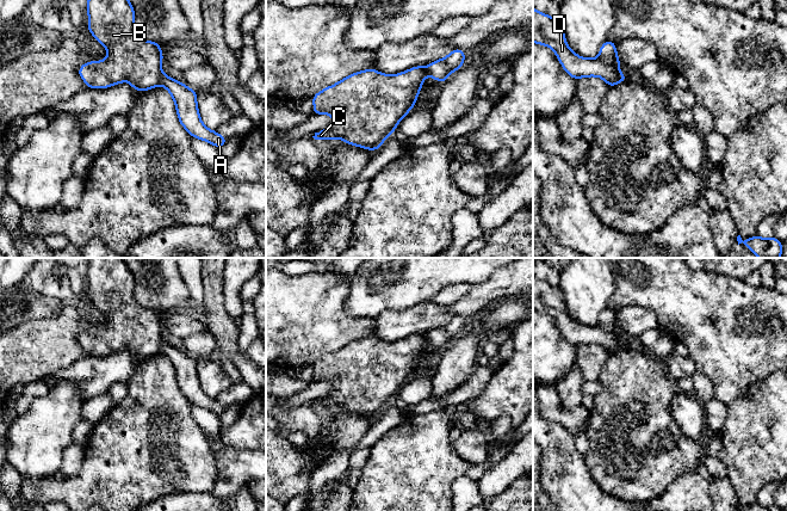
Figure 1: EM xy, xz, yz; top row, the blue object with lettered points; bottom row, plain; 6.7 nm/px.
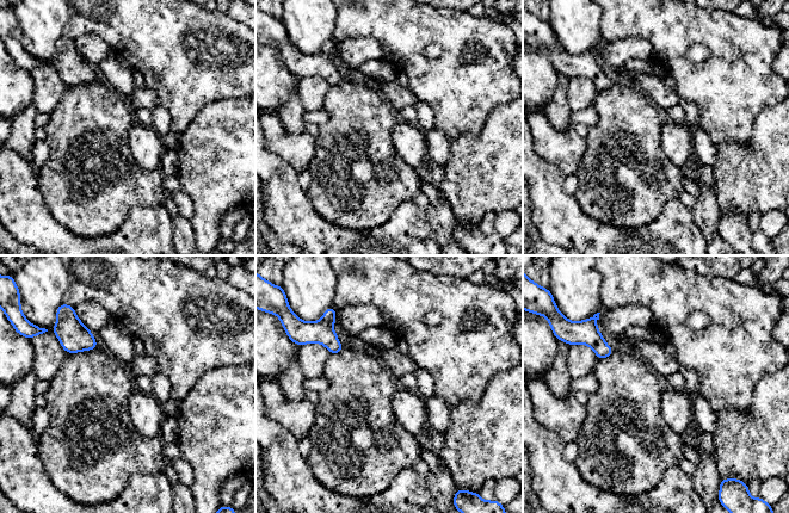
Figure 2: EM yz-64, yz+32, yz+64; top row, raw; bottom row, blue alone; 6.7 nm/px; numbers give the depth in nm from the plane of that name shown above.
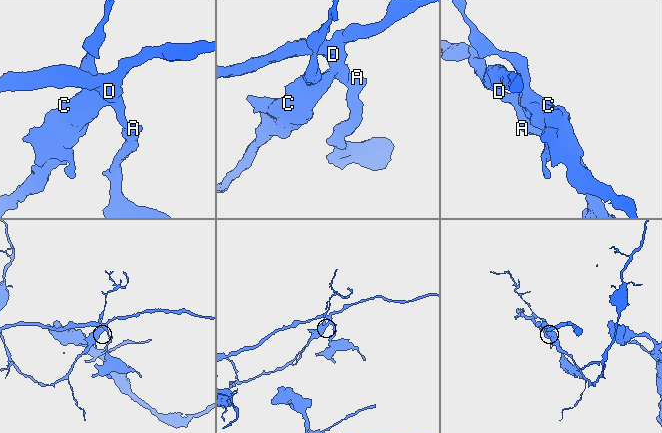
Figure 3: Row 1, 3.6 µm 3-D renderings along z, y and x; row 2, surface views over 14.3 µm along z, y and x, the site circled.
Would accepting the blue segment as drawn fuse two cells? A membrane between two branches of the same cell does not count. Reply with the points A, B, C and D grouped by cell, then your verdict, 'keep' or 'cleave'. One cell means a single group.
A D / B C; cleave

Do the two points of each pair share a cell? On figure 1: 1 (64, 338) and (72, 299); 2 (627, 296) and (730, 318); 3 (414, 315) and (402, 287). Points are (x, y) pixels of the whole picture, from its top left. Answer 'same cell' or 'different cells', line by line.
1: different cells
2: same cell
3: different cells

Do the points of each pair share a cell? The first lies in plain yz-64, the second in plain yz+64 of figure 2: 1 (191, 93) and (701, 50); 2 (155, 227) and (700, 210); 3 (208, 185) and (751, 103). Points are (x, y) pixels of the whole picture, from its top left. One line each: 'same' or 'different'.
1: different
2: different
3: different

